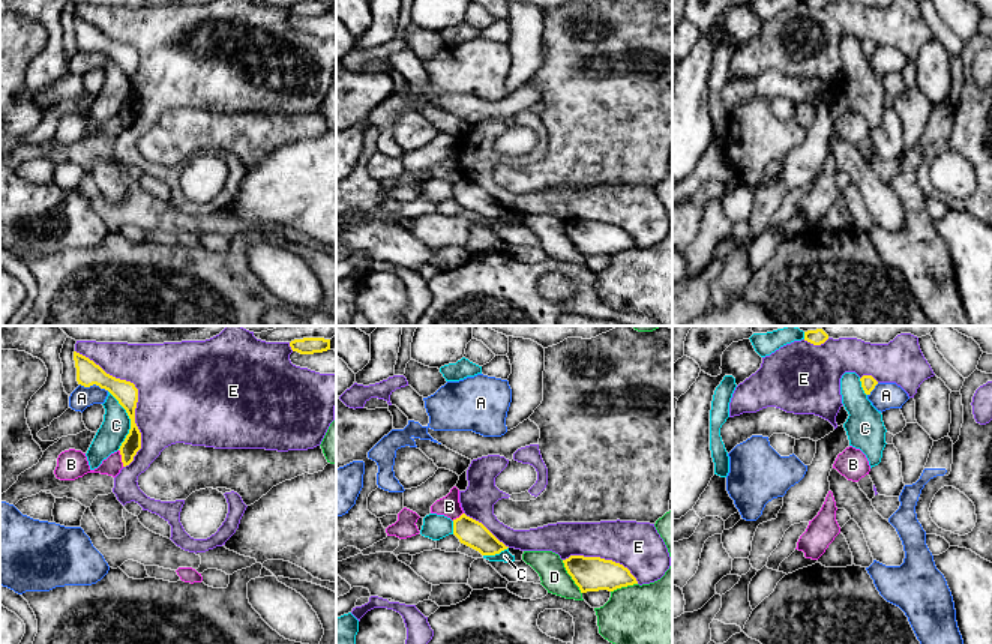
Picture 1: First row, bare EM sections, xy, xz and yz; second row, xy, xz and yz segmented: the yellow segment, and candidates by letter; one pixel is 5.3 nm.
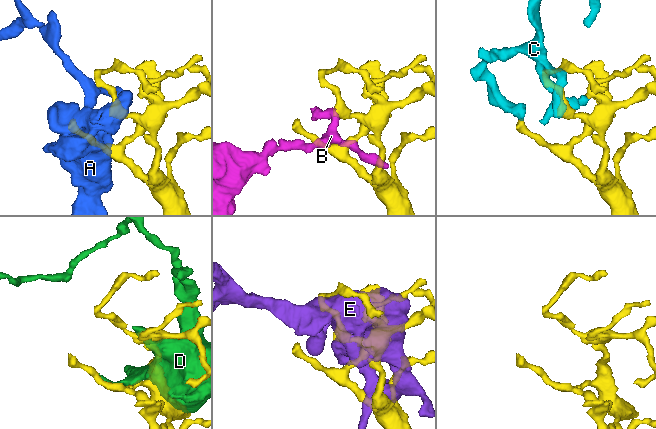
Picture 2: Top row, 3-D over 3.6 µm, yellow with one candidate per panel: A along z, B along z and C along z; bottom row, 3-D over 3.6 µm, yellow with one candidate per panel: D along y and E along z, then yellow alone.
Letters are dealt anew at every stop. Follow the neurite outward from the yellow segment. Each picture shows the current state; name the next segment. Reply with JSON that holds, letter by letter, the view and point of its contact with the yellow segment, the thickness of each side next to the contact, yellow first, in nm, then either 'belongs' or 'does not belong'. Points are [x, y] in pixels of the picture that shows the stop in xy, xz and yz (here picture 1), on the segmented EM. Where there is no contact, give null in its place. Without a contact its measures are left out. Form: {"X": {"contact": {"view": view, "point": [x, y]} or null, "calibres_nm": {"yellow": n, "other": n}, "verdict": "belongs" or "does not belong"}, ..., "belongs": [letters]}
{"A": {"contact": {"view": "xy", "point": [95, 383]}, "calibres_nm": {"yellow": 130, "other": 120}, "verdict": "does not belong"}, "B": {"contact": {"view": "xy", "point": [122, 458]}, "calibres_nm": {"yellow": 100, "other": 130}, "verdict": "does not belong"}, "C": {"contact": {"view": "xy", "point": [131, 421]}, "calibres_nm": {"yellow": 120, "other": 150}, "verdict": "does not belong"}, "D": {"contact": {"view": "xz", "point": [571, 575]}, "calibres_nm": {"yellow": 190, "other": 150}, "verdict": "does not belong"}, "E": {"contact": {"view": "xy", "point": [137, 397]}, "calibres_nm": {"yellow": 120, "other": 500}, "verdict": "does not belong"}, "belongs": []}

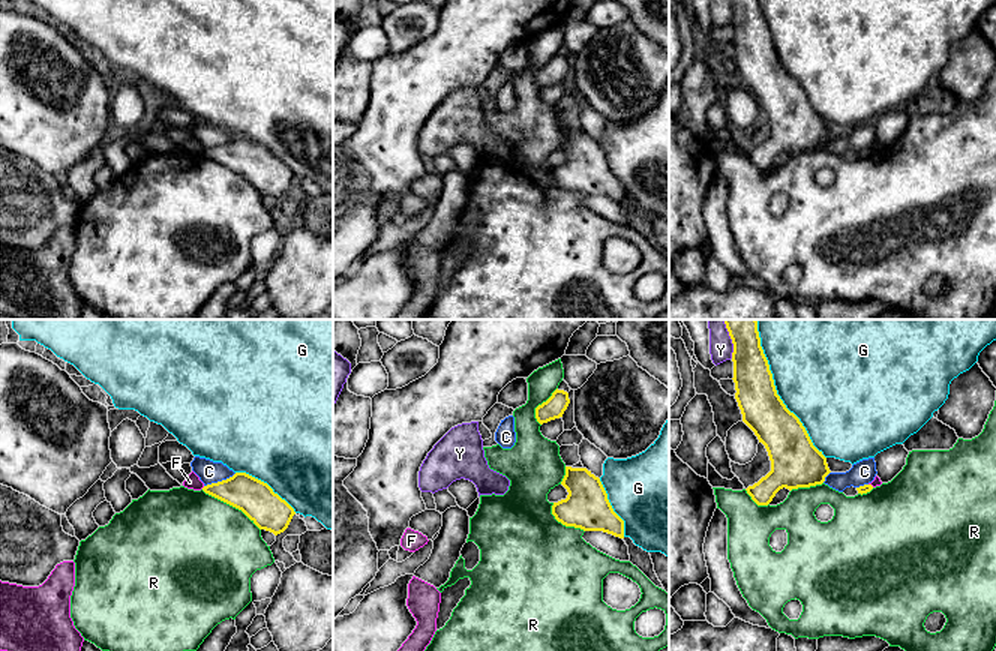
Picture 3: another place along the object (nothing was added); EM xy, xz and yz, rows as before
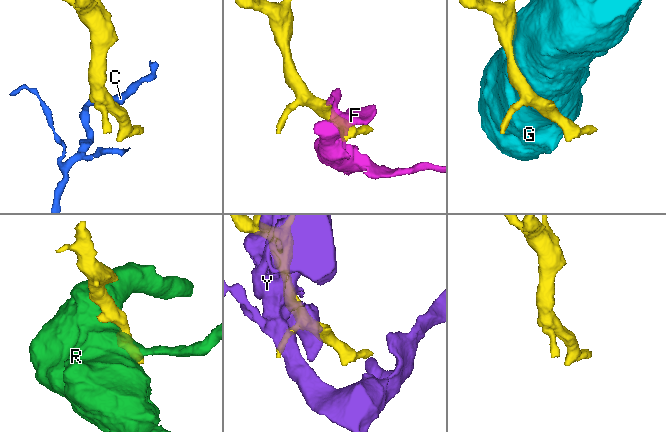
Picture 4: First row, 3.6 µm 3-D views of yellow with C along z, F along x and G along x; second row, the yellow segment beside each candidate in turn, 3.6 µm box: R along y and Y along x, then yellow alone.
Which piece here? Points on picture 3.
{"C": {"contact": {"view": "xy", "point": [219, 482]}, "calibres_nm": {"yellow": 200, "other": 120}, "verdict": "does not belong"}, "F": {"contact": {"view": "yz", "point": [870, 485]}, "calibres_nm": {"yellow": 50, "other": 50}, "verdict": "does not belong"}, "G": {"contact": {"view": "yz", "point": [774, 389]}, "calibres_nm": {"yellow": 240, "other": 480}, "verdict": "does not belong"}, "R": {"contact": {"view": "xy", "point": [231, 504]}, "calibres_nm": {"yellow": 200, "other": 480}, "verdict": "does not belong"}, "Y": {"contact": {"view": "yz", "point": [731, 338]}, "calibres_nm": {"yellow": 200, "other": 130}, "verdict": "does not belong"}, "belongs": []}

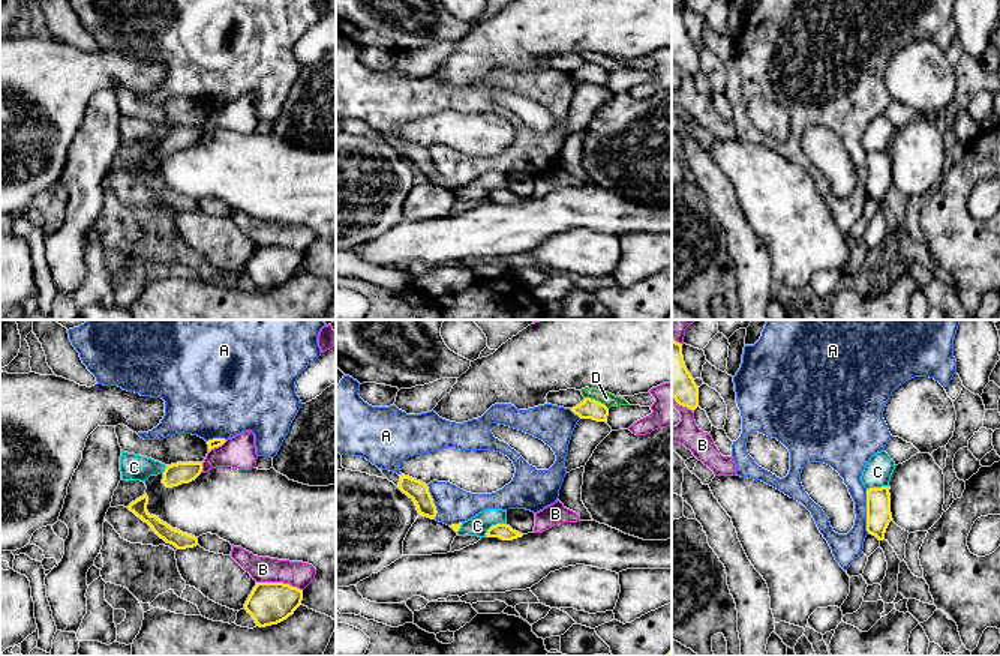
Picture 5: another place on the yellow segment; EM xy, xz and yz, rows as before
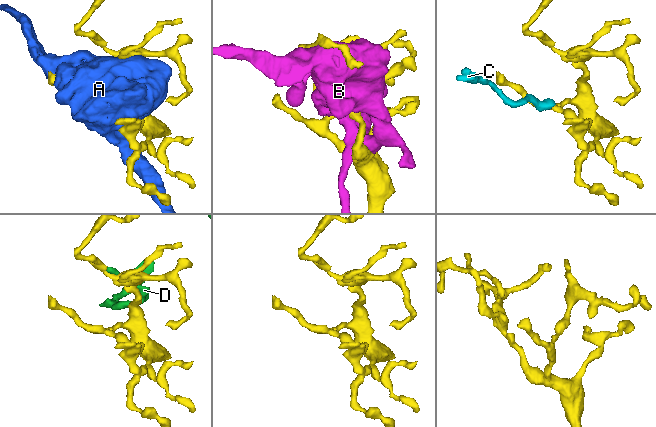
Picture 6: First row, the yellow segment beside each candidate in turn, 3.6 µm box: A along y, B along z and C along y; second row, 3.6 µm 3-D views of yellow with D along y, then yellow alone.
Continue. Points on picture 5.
{"A": {"contact": {"view": "yz", "point": [867, 511]}, "calibres_nm": {"yellow": 130, "other": 150}, "verdict": "does not belong"}, "B": {"contact": {"view": "xy", "point": [279, 583]}, "calibres_nm": {"yellow": 220, "other": 140}, "verdict": "does not belong"}, "C": {"contact": {"view": "xz", "point": [494, 526]}, "calibres_nm": {"yellow": 90, "other": 110}, "verdict": "does not belong"}, "D": {"contact": {"view": "xz", "point": [597, 401]}, "calibres_nm": {"yellow": 110, "other": 70}, "verdict": "does not belong"}, "belongs": []}

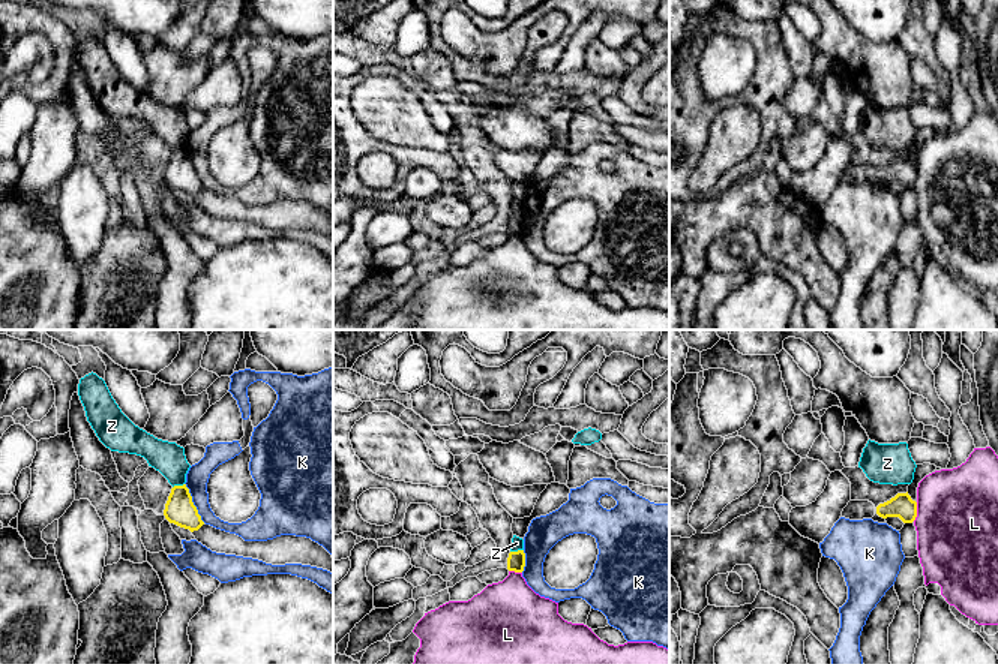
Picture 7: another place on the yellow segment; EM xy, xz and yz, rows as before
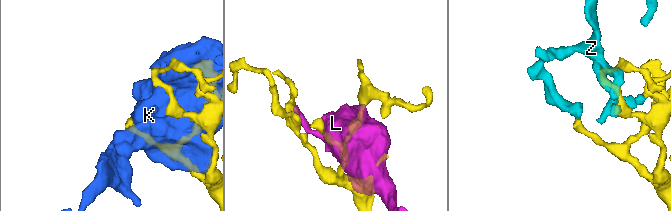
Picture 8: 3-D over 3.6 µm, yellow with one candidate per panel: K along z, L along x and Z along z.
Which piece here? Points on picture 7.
{"K": {"contact": {"view": "xy", "point": [192, 502]}, "calibres_nm": {"yellow": 160, "other": 120}, "verdict": "does not belong"}, "L": {"contact": {"view": "yz", "point": [916, 511]}, "calibres_nm": {"yellow": 120, "other": 440}, "verdict": "does not belong"}, "Z": {"contact": {"view": "xz", "point": [518, 550]}, "calibres_nm": {"yellow": 100, "other": 60}, "verdict": "does not belong"}, "belongs": []}

